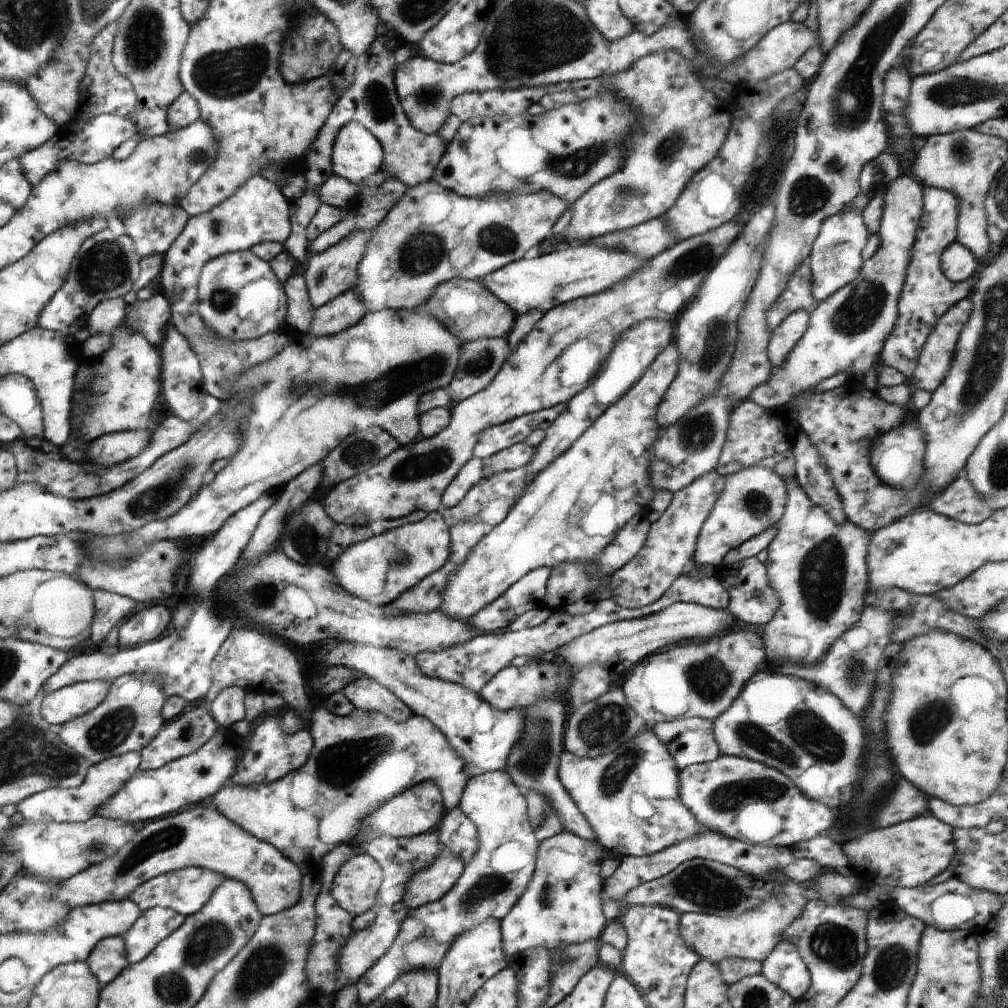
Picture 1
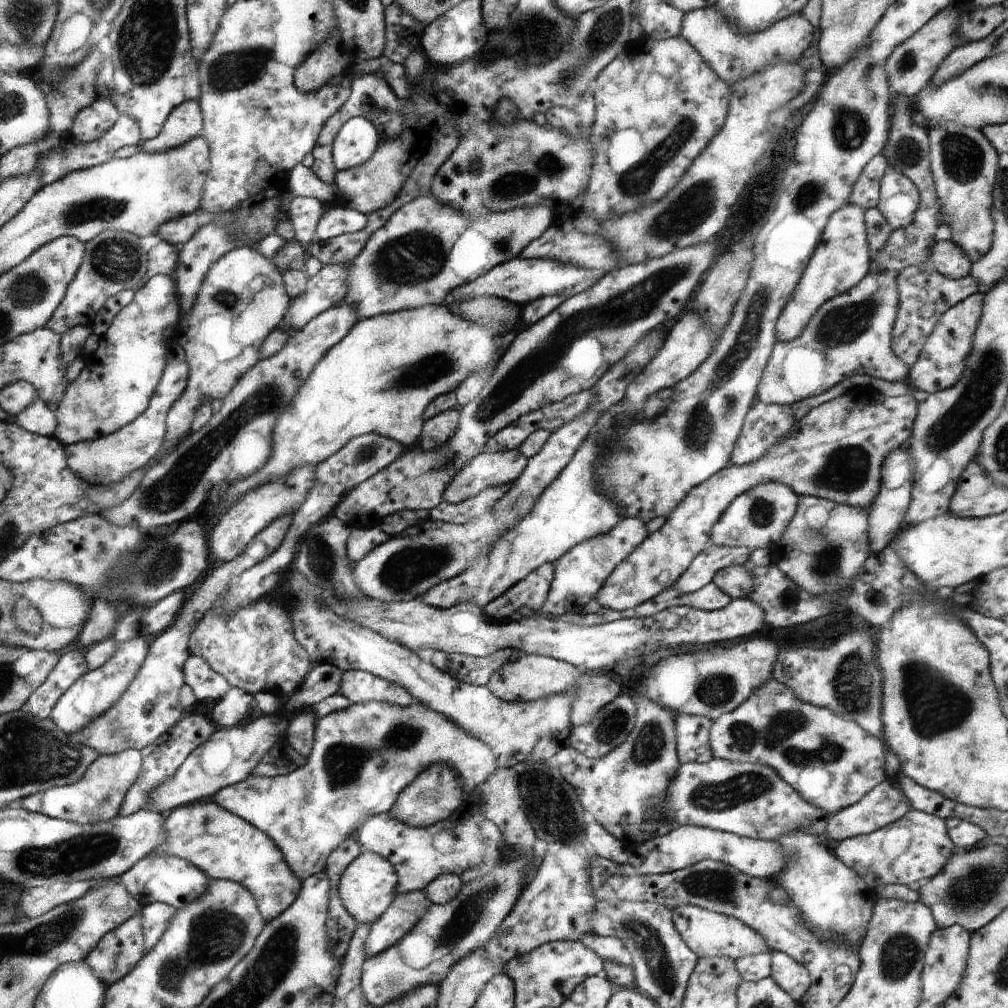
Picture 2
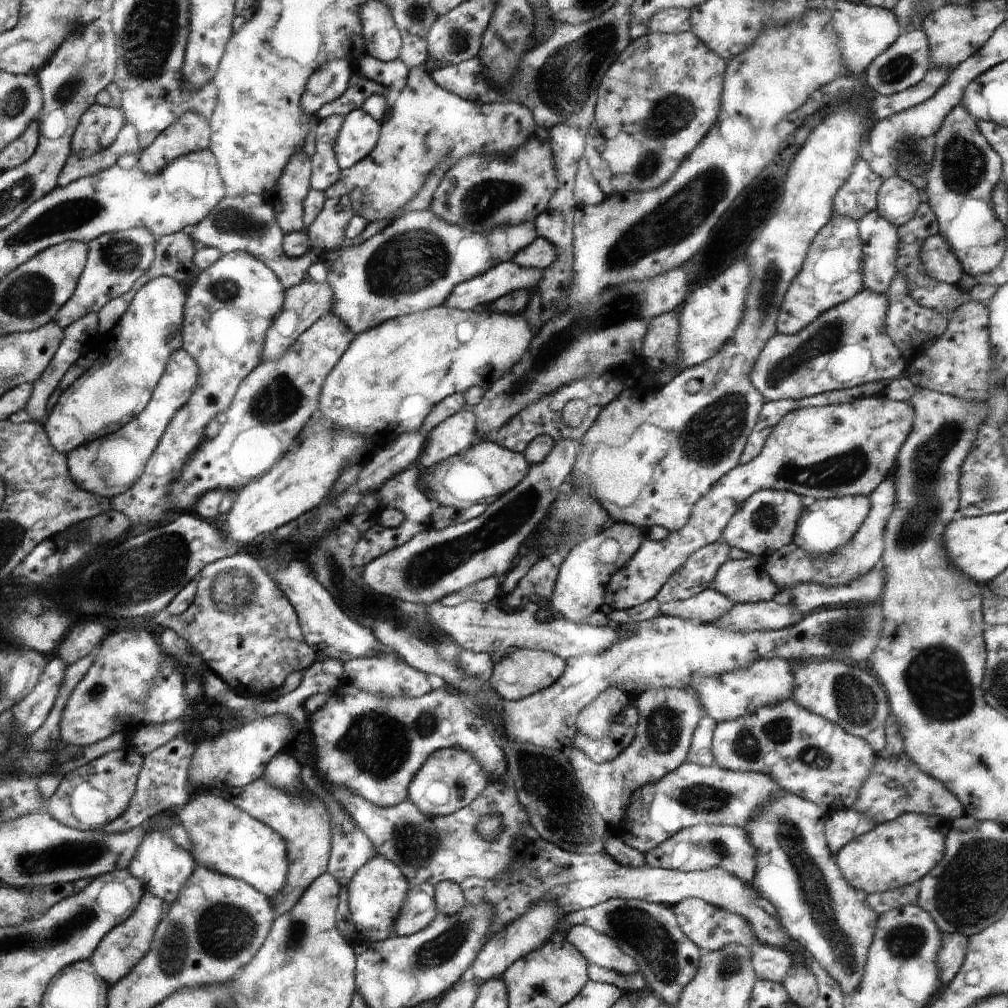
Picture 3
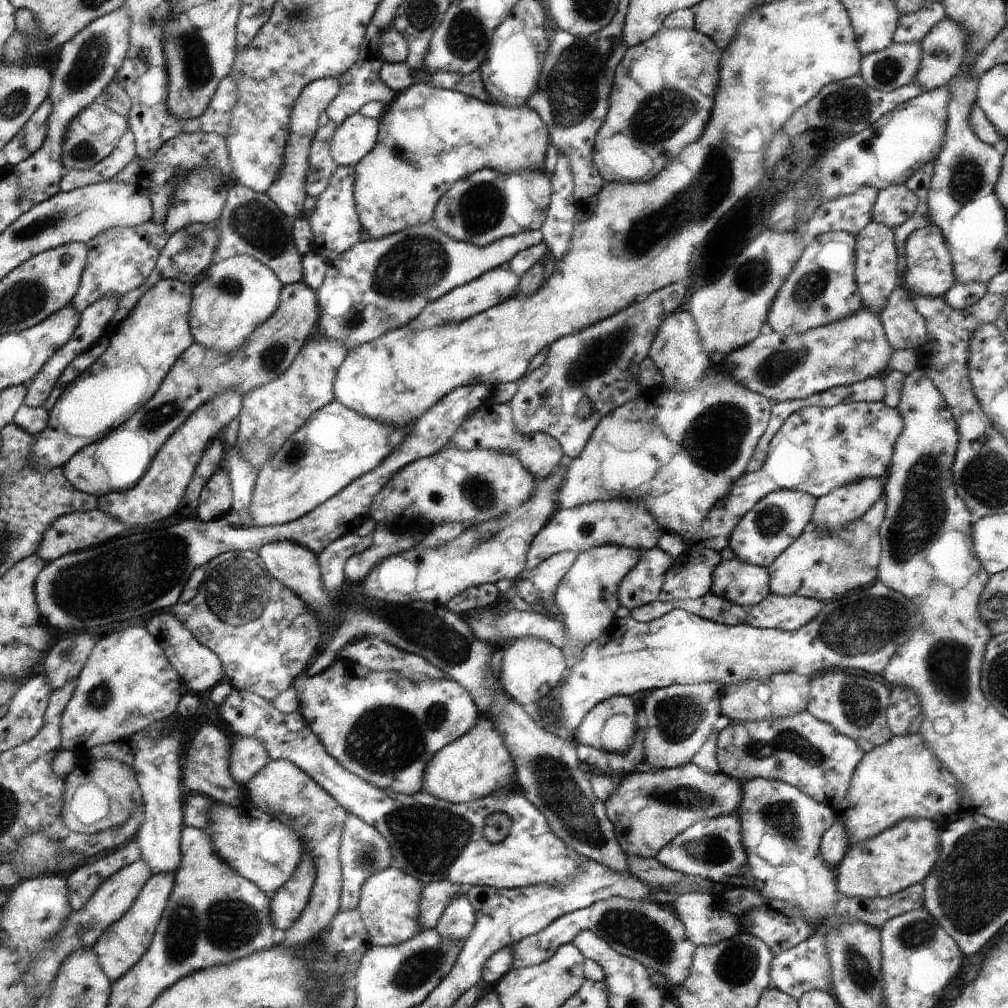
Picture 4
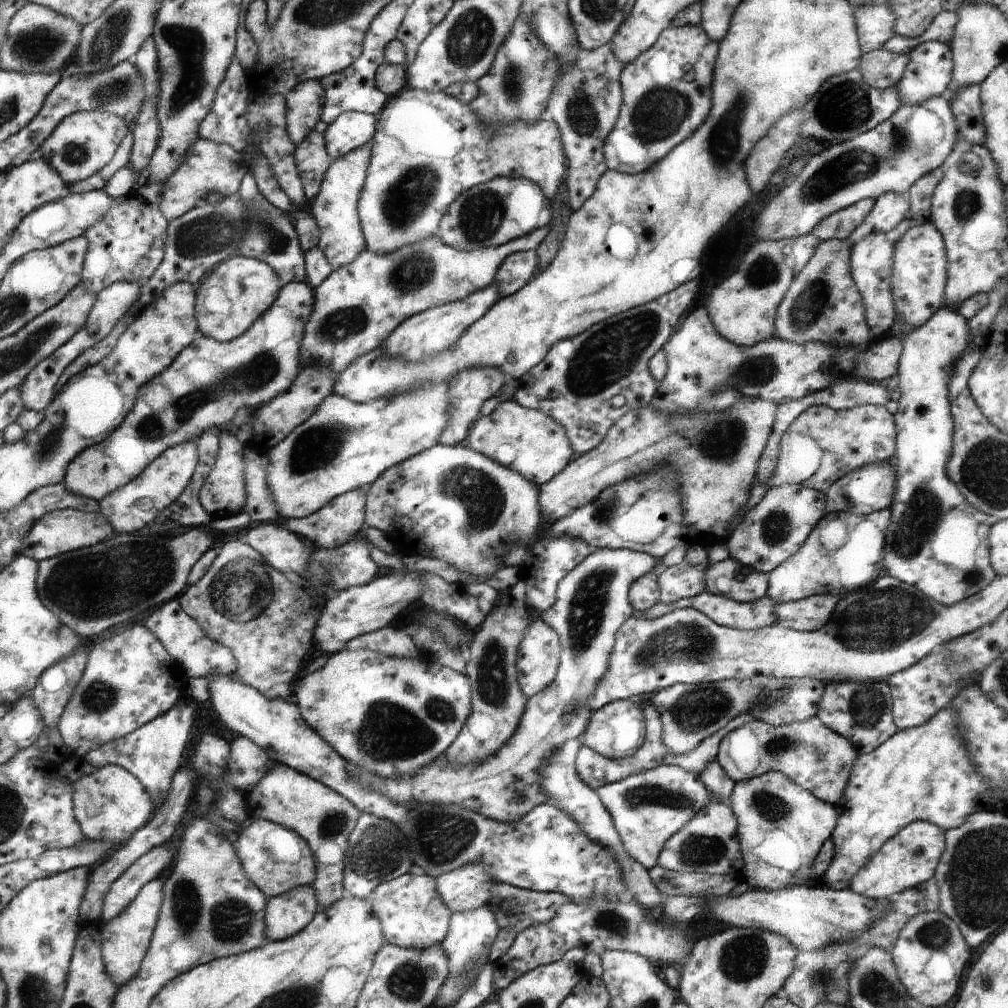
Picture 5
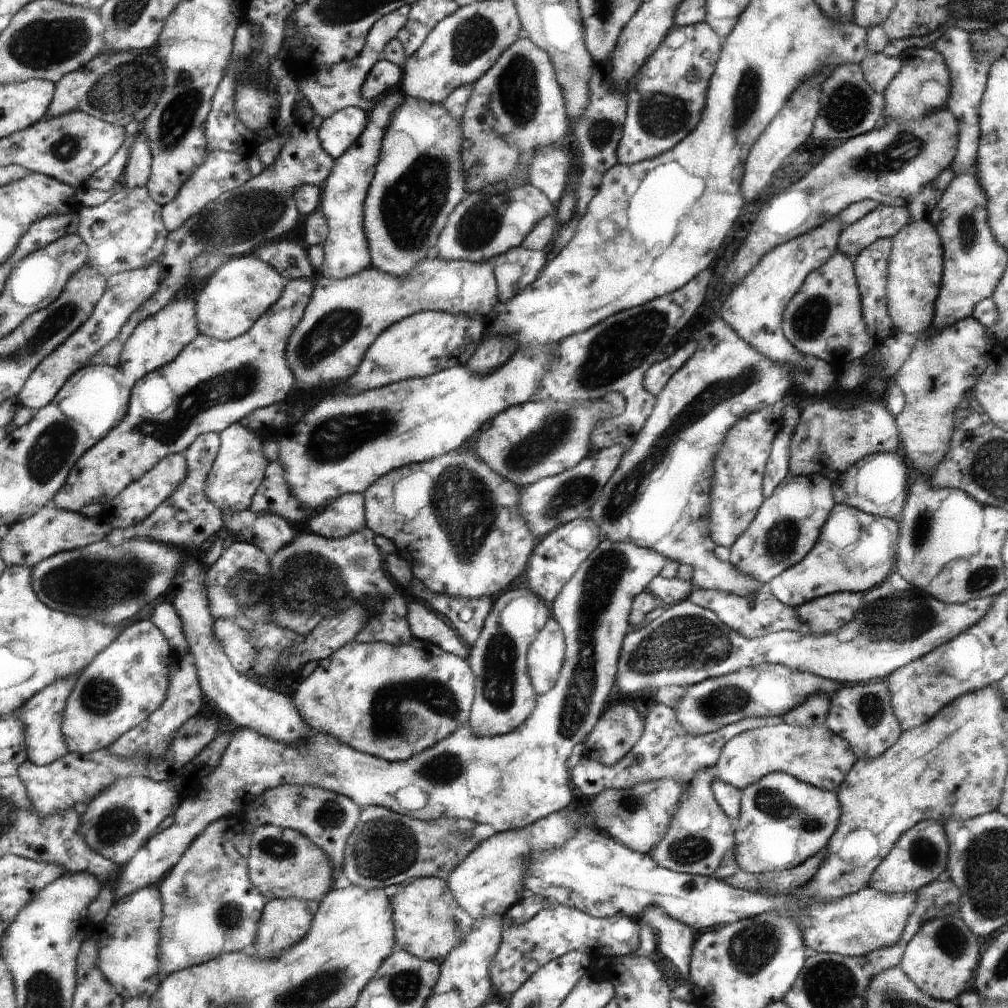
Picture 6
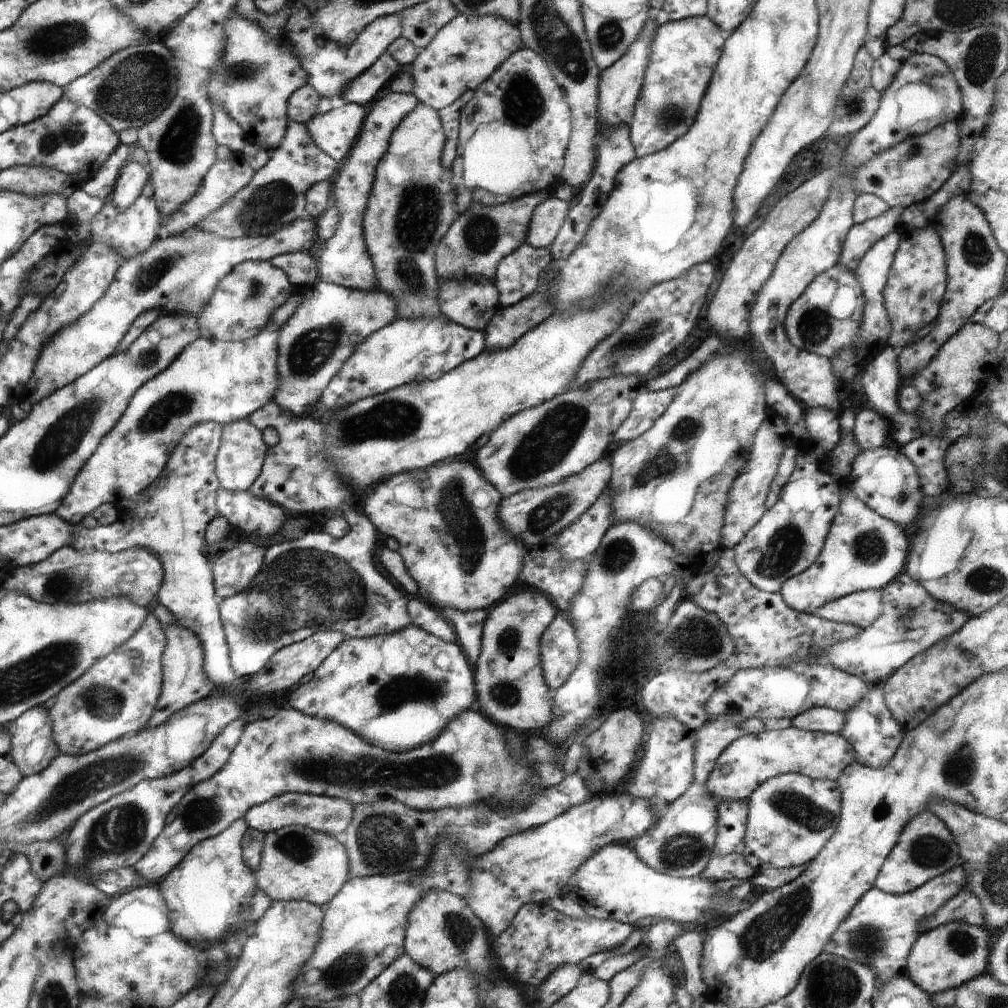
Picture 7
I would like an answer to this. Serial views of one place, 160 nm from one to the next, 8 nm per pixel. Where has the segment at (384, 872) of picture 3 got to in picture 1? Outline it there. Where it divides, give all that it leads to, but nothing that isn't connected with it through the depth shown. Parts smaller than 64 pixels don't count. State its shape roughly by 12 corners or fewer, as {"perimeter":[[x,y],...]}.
{"perimeter":[[358,850],[331,890],[352,916],[377,902],[382,866]]}

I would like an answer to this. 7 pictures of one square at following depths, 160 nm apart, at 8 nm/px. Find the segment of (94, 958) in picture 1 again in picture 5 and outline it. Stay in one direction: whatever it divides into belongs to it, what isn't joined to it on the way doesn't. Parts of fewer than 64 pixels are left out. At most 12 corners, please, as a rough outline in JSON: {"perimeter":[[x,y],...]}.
{"perimeter":[[170,870],[146,884],[101,929],[101,950],[117,986],[140,968]]}

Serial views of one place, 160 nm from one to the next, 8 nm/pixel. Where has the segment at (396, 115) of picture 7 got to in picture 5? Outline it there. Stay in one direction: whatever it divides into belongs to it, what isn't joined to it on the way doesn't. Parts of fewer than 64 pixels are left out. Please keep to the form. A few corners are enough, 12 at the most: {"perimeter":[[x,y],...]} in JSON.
{"perimeter":[[373,138],[333,160],[310,202],[333,270],[368,249],[358,212]]}

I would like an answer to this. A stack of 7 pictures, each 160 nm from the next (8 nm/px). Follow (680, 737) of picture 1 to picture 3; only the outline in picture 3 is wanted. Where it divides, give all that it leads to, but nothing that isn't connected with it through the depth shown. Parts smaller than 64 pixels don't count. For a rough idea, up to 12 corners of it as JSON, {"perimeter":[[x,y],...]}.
{"perimeter":[[706,716],[692,738],[688,761],[712,766],[718,722]]}

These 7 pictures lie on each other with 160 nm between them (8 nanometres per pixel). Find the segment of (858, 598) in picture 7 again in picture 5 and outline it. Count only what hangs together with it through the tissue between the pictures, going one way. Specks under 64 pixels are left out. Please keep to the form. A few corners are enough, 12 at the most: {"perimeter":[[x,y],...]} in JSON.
{"perimeter":[[821,594],[777,603],[775,624],[819,631],[837,596]]}

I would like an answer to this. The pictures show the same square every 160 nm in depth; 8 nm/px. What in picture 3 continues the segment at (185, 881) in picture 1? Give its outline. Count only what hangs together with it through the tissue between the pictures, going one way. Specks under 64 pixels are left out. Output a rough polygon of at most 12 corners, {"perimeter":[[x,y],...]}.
{"perimeter":[[169,809],[154,816],[128,868],[169,904],[197,864]]}

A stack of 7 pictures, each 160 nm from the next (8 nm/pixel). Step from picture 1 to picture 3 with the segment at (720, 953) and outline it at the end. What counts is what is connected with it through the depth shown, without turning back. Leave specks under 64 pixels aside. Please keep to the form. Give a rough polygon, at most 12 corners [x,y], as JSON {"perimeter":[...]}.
{"perimeter":[[705,900],[674,905],[702,952],[758,944],[743,916]]}

